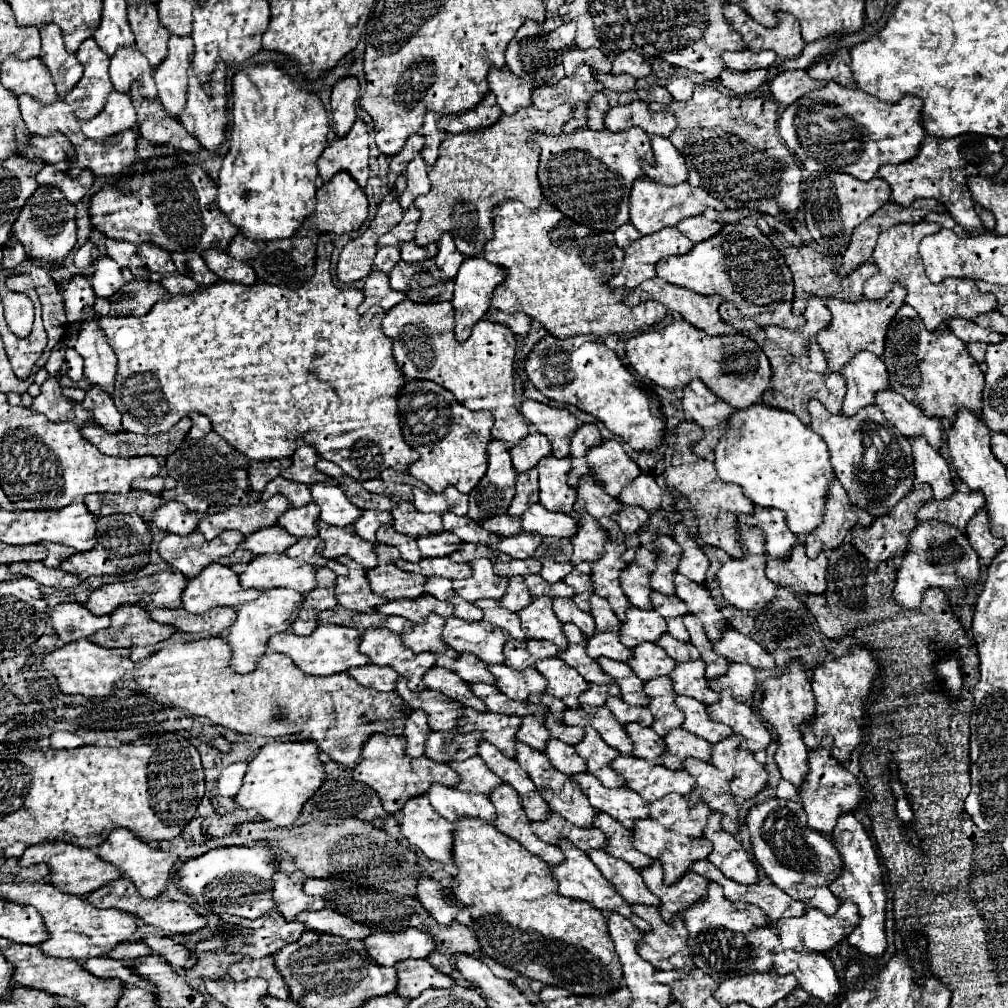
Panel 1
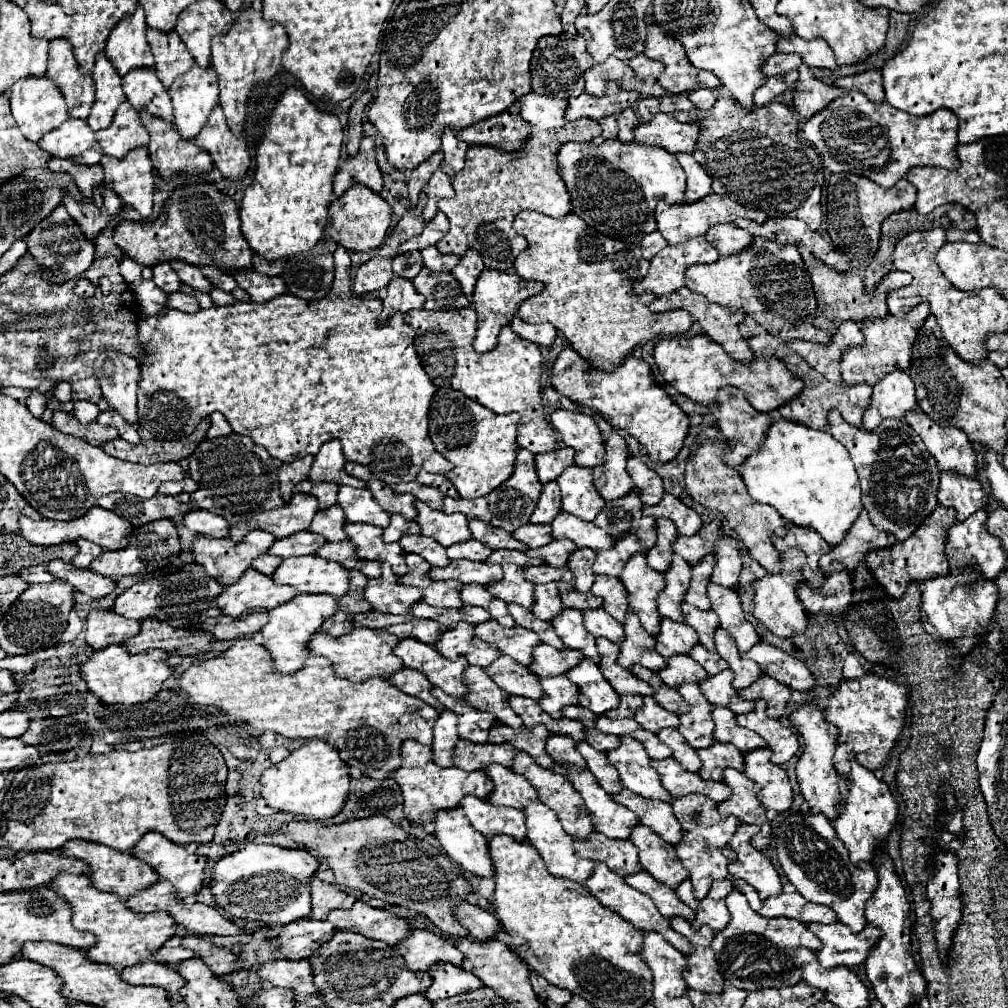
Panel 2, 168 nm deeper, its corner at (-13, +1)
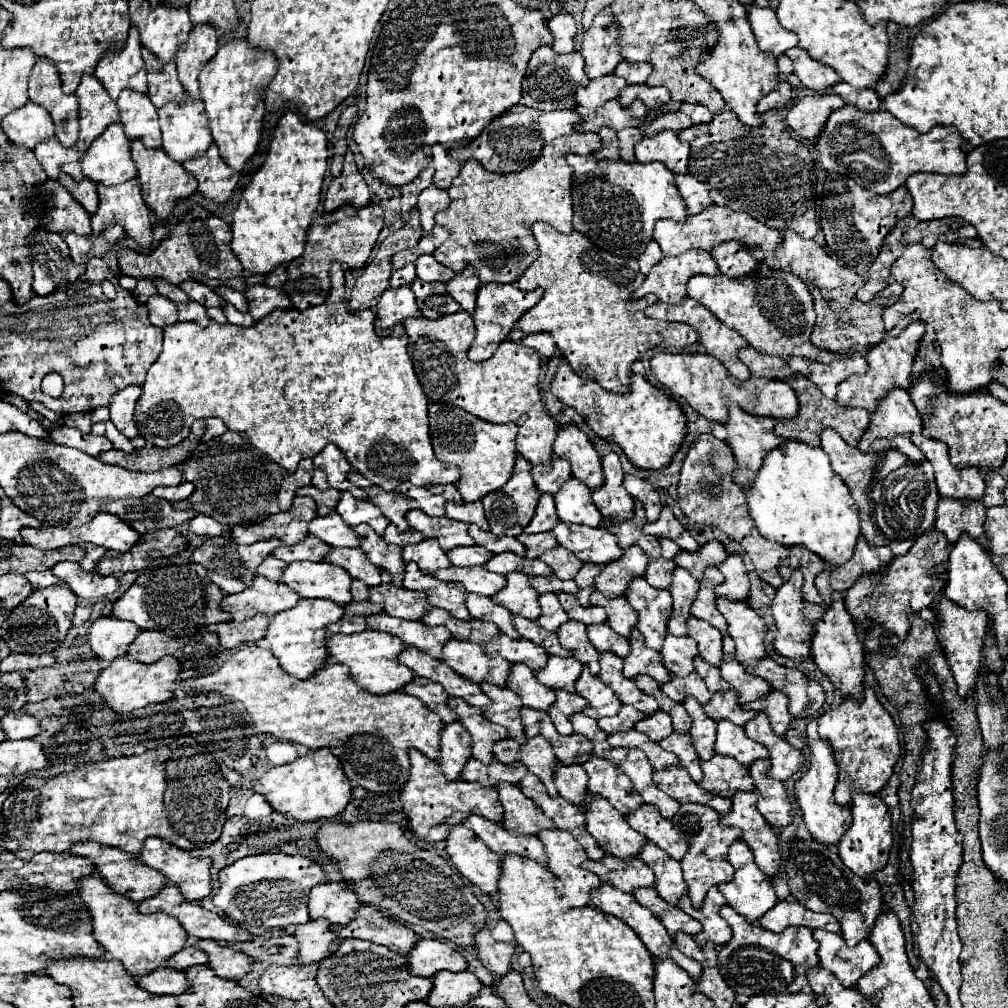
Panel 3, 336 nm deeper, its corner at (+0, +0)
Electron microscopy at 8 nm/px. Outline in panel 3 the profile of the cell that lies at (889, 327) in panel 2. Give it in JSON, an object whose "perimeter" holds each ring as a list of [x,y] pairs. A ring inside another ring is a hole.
{"perimeter":[[[914,322],[906,330],[902,330],[898,338],[886,338],[884,342],[874,346],[874,350],[866,354],[870,370],[858,378],[848,378],[846,382],[842,382],[842,386],[838,386],[836,402],[844,408],[864,408],[868,412],[874,412],[878,406],[878,400],[884,398],[892,388],[908,390],[912,386],[912,374],[914,374],[912,364],[920,346],[918,340],[924,336],[924,332],[926,332],[926,324]]]}

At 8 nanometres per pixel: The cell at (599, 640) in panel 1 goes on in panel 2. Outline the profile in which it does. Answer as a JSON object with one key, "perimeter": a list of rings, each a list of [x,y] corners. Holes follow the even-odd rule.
{"perimeter":[[[633,611],[627,613],[627,621],[623,623],[623,629],[625,639],[619,643],[617,663],[621,667],[631,667],[637,663],[651,671],[663,669],[665,659],[659,657],[659,653],[655,653],[655,637],[639,625],[639,619],[635,617]]]}

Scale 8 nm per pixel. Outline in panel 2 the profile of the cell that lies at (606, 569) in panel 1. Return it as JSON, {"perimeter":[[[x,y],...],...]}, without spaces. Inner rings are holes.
{"perimeter":[[[639,551],[625,563],[619,579],[627,589],[629,607],[639,617],[645,631],[651,635],[659,633],[661,615],[655,611],[655,593],[659,593],[659,585],[663,585],[663,575],[653,571],[645,561],[645,553]]]}

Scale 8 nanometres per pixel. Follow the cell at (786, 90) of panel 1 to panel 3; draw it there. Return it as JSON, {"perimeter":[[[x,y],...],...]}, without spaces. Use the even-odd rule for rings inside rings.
{"perimeter":[[[814,94],[798,100],[790,110],[788,110],[788,126],[804,140],[816,142],[818,134],[824,130],[828,116],[844,108],[846,102],[838,98],[836,94]]]}

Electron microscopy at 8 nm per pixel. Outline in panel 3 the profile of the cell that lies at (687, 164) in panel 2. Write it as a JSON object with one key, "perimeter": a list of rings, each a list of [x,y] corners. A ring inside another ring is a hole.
{"perimeter":[[[680,174],[676,176],[676,186],[680,190],[680,194],[686,200],[688,206],[688,214],[700,214],[702,210],[706,210],[708,206],[712,206],[714,202],[708,196],[708,186],[698,182],[694,176],[690,174]]]}

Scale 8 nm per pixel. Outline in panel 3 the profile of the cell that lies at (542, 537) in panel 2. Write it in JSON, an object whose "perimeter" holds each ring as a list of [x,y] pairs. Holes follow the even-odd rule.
{"perimeter":[[[552,532],[546,534],[520,534],[518,540],[526,546],[526,558],[540,558],[546,550],[558,548],[558,540]]]}

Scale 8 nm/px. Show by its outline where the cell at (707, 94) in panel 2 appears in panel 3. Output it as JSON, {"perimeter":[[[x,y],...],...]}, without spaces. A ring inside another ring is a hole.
{"perimeter":[[[682,104],[680,106],[680,112],[688,114],[692,118],[694,124],[704,124],[704,122],[710,122],[712,120],[712,114],[704,108],[704,106],[694,106],[694,104]]]}

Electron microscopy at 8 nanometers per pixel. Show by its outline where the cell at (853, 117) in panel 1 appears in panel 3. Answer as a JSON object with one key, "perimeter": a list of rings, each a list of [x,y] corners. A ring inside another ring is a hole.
{"perimeter":[[[856,106],[836,110],[830,114],[814,152],[824,170],[848,176],[876,194],[894,192],[906,184],[908,176],[918,172],[966,174],[966,154],[962,152],[962,136],[958,130],[934,128],[930,134],[920,134],[898,122],[898,118],[886,110],[862,112]]]}

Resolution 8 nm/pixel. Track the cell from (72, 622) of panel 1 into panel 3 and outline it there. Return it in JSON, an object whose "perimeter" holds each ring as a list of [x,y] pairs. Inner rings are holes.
{"perimeter":[[[98,618],[88,634],[88,642],[92,650],[102,658],[112,662],[114,658],[126,656],[128,646],[138,638],[142,630],[134,622],[118,620],[118,618]]]}

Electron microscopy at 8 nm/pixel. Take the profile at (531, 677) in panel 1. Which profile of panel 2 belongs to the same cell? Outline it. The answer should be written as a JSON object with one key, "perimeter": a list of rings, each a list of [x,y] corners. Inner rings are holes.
{"perimeter":[[[555,675],[555,677],[537,677],[537,679],[539,679],[539,685],[543,689],[543,697],[537,703],[551,717],[559,719],[559,717],[563,717],[561,707],[577,705],[575,685],[571,685],[571,681],[567,681],[567,677]]]}

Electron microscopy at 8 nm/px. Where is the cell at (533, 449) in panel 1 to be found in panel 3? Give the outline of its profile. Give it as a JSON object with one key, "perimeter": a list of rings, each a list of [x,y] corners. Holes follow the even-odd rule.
{"perimeter":[[[554,458],[546,466],[534,466],[534,482],[540,492],[554,496],[562,488],[562,484],[570,478],[572,478],[570,462],[566,462],[562,458]]]}

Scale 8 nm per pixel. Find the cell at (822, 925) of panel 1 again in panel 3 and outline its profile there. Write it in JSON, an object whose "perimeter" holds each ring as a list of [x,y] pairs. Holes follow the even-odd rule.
{"perimeter":[[[814,930],[814,938],[820,942],[820,968],[830,970],[844,988],[854,988],[868,970],[878,966],[878,952],[874,946],[870,946],[868,940],[848,948],[844,938],[836,932]]]}

